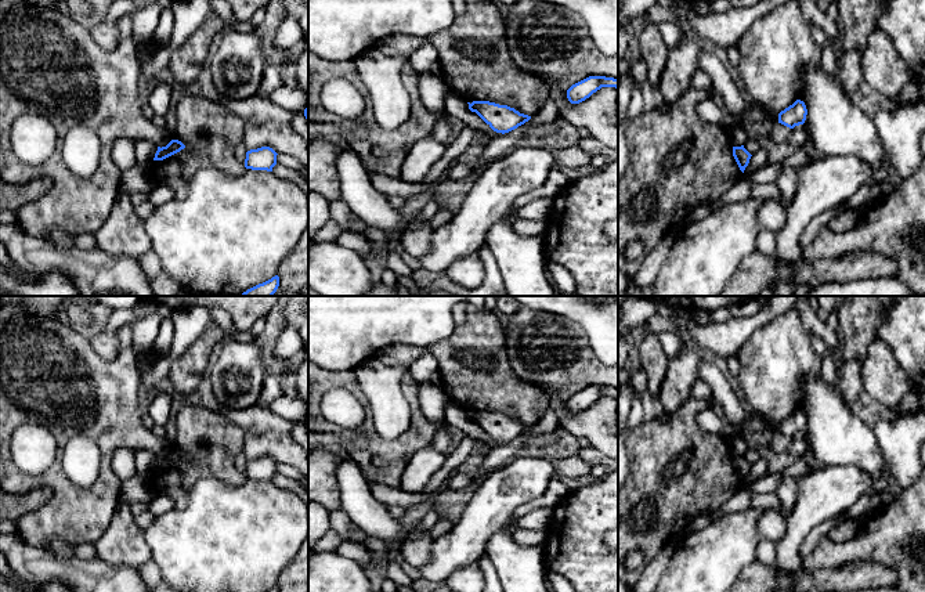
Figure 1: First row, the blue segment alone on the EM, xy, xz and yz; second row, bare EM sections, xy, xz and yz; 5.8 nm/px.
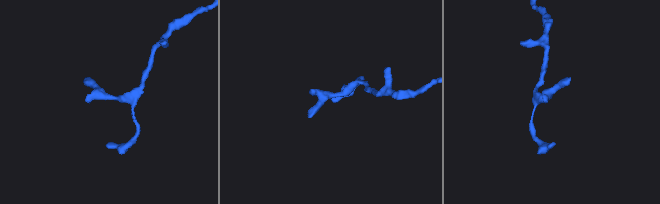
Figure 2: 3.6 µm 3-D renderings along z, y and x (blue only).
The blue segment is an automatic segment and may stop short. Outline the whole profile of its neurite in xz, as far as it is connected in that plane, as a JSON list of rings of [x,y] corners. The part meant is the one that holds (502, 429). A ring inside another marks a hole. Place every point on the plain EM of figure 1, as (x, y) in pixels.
[[[473,411],[469,419],[476,422],[494,441],[509,443],[524,434],[531,426],[520,423],[507,415],[499,415],[489,411]]]

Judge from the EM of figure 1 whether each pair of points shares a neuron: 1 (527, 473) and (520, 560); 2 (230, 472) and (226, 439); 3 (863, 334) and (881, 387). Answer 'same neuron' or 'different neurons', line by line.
1: different neurons
2: same neuron
3: different neurons

